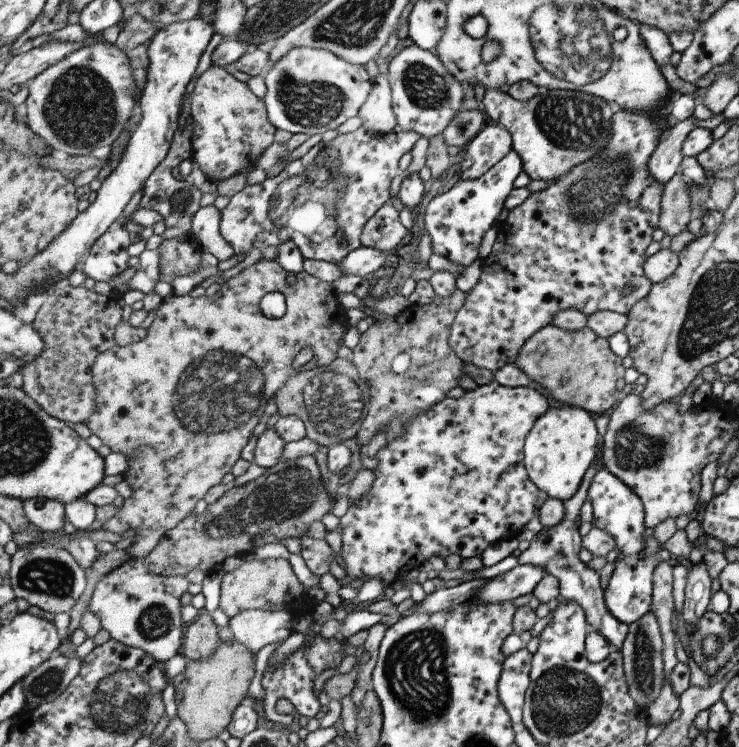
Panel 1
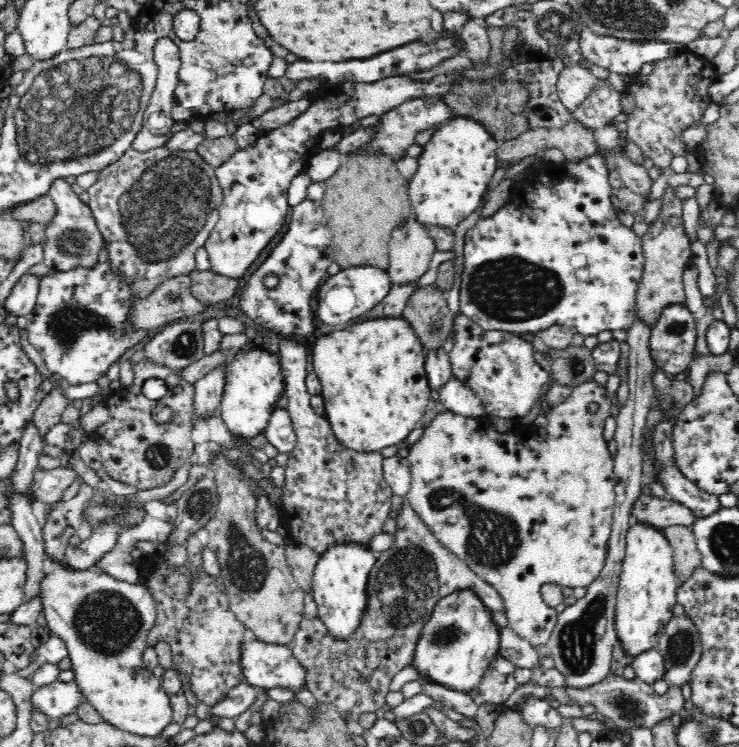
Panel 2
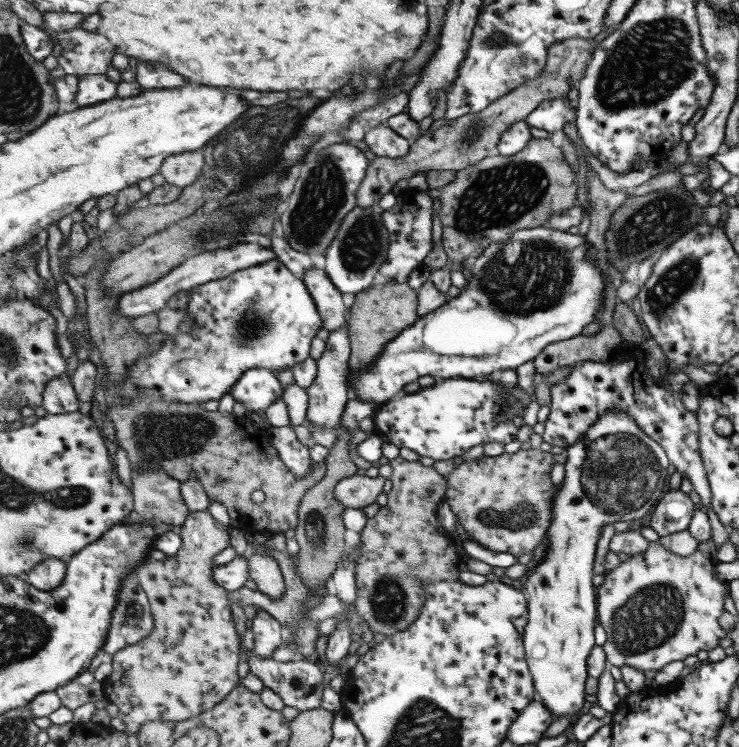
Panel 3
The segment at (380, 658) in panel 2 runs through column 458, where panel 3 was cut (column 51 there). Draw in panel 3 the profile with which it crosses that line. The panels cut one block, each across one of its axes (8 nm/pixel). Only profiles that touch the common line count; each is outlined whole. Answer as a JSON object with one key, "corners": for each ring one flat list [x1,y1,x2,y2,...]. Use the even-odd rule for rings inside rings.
{"corners":[[50,558,39,563,35,571,25,574,24,578,43,592,55,591,55,588,62,587,66,582,69,567,69,562,65,560]]}

